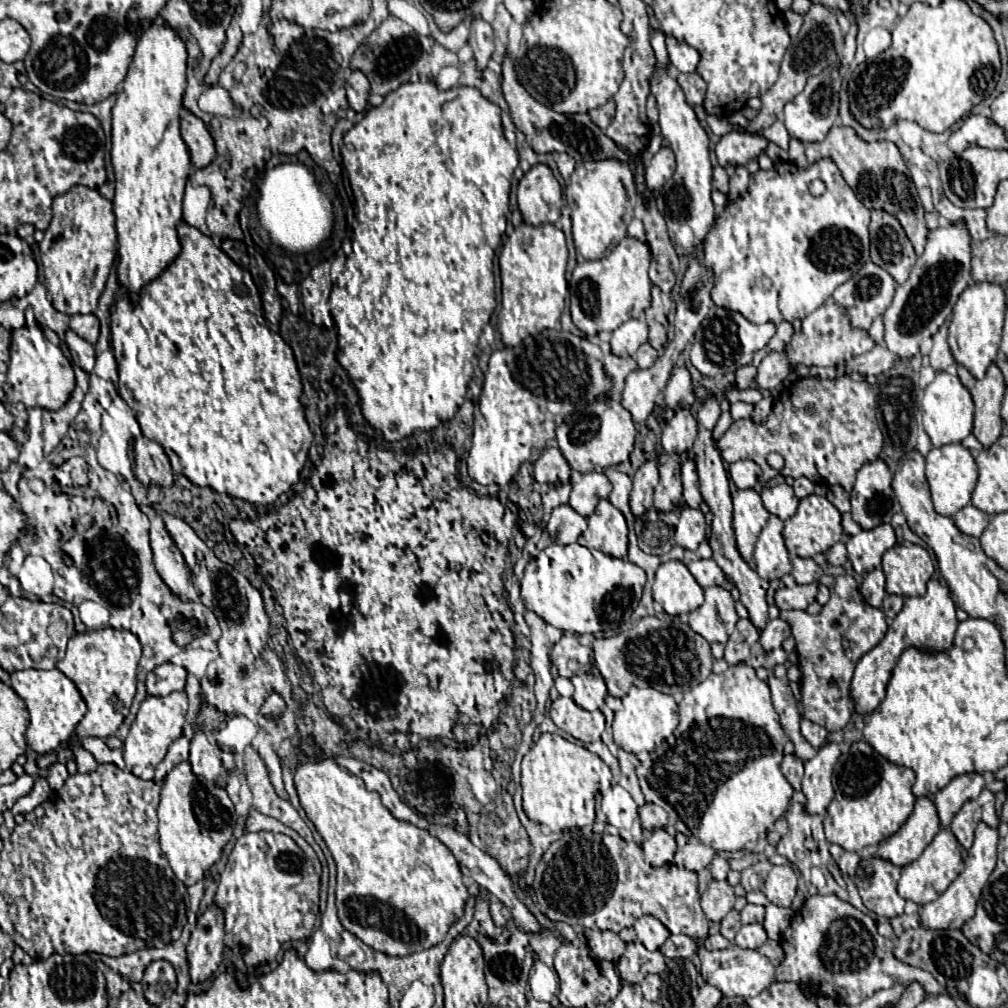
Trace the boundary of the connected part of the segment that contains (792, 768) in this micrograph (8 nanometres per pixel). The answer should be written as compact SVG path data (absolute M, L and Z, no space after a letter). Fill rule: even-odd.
M785 755L781 763L781 771L791 783L795 791L801 791L801 779L803 779L803 761L797 755Z

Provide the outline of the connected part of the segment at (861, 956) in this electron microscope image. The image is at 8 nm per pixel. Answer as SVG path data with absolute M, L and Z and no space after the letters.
M811 895L805 899L803 907L787 927L781 947L785 951L785 959L777 967L779 981L807 983L845 1005L859 1005L879 989L889 989L895 983L909 985L913 981L923 983L925 991L931 995L949 991L959 997L955 989L941 985L929 971L899 961L893 955L893 941L877 933L875 921L847 901L841 901L837 895Z

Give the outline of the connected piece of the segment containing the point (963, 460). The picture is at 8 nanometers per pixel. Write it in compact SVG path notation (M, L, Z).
M961 443L933 447L927 453L925 461L927 461L927 481L929 481L935 511L945 517L953 517L959 509L971 503L971 493L977 483L977 463L971 457L969 449L965 449Z

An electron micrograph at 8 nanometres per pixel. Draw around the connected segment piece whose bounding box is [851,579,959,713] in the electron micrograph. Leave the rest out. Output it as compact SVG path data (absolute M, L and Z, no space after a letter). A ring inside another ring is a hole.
M931 579L927 583L927 593L923 597L907 597L903 609L899 615L893 619L889 631L881 639L877 647L873 647L863 659L859 659L855 667L855 675L851 681L851 697L855 699L855 711L857 713L871 713L885 697L887 683L891 679L893 667L901 653L907 647L919 647L919 649L947 649L953 643L955 631L957 631L957 615L955 615L955 601L945 583L939 579Z

